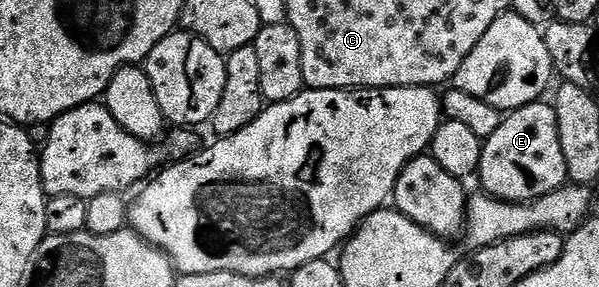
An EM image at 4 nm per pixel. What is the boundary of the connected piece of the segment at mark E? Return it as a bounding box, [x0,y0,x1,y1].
[476,102,568,203]

